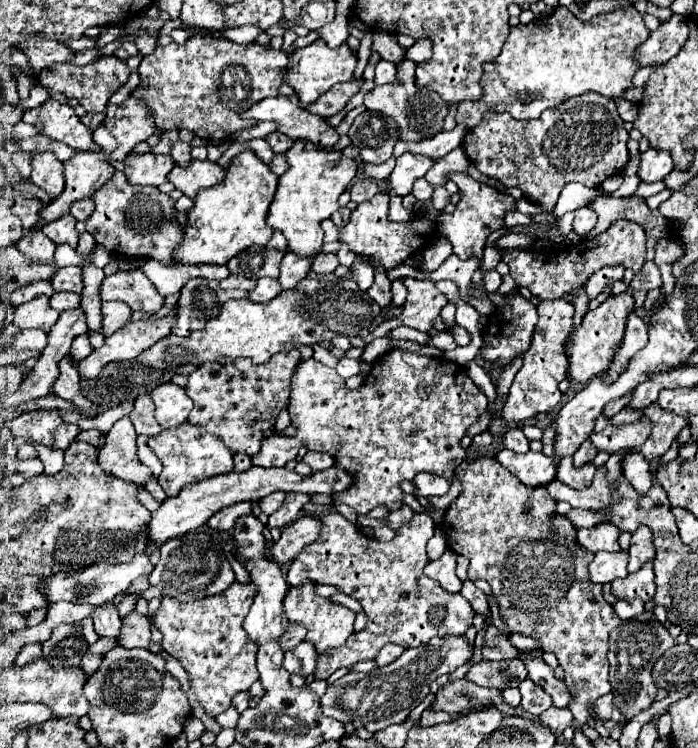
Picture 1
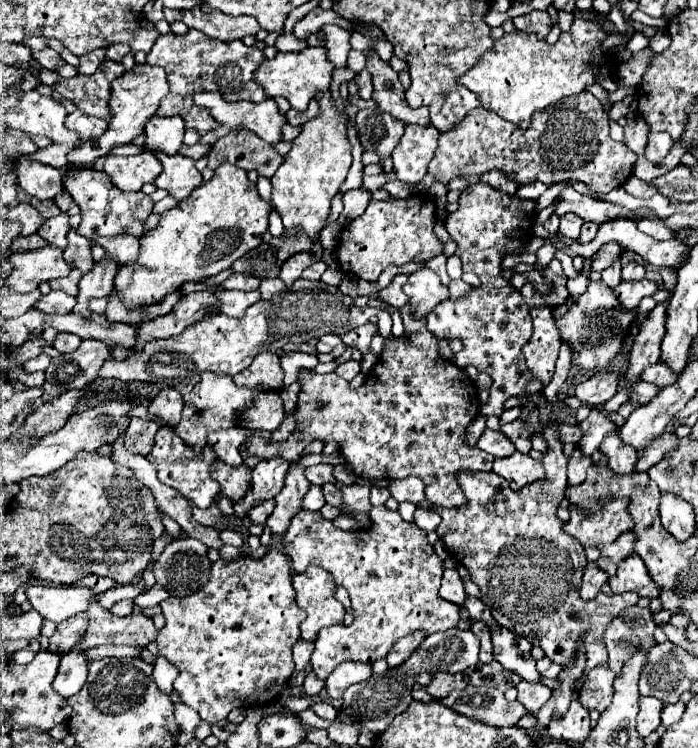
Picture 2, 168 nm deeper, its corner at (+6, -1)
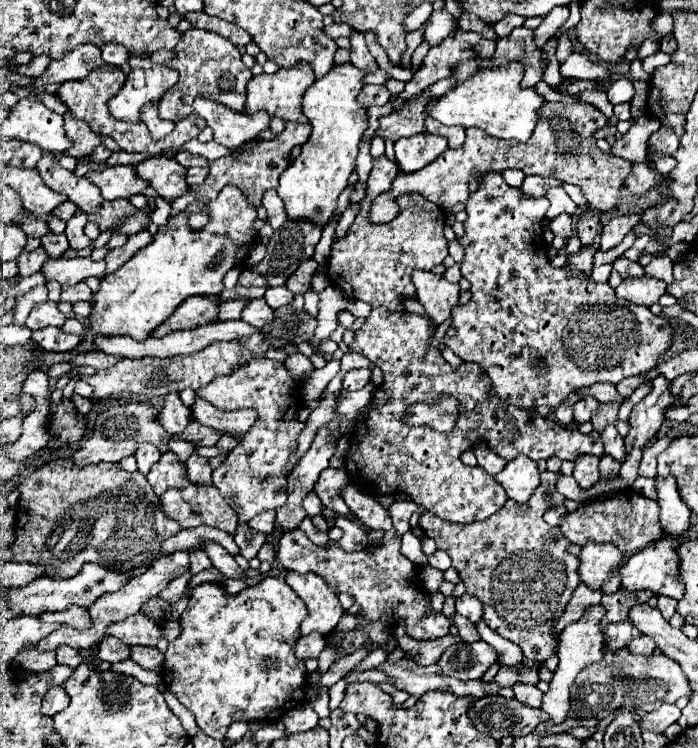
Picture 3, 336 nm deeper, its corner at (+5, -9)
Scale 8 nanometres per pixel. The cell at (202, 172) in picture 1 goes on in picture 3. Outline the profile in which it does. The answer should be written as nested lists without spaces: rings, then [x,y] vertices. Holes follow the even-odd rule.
[[[150,157],[136,167],[136,173],[156,189],[156,193],[168,201],[176,201],[178,197],[188,193],[186,183],[186,167],[182,167],[176,159],[168,157]]]

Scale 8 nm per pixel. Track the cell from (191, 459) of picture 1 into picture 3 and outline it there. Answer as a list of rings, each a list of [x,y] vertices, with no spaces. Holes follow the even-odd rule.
[[[172,451],[162,453],[160,461],[152,465],[146,479],[152,485],[156,495],[162,495],[166,489],[172,489],[172,487],[184,489],[190,483],[188,473],[186,473],[186,463],[180,461],[180,457]]]

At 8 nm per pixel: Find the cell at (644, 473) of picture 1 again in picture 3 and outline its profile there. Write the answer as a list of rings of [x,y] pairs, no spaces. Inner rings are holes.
[[[608,425],[600,437],[602,437],[602,443],[604,443],[604,451],[606,451],[608,455],[612,455],[618,463],[624,463],[628,453],[626,453],[624,439],[618,435],[616,427],[614,427],[614,425]]]

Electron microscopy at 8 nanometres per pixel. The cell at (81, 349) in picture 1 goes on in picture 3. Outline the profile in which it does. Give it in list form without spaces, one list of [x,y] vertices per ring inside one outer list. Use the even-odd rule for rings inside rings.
[[[44,327],[40,331],[32,333],[32,339],[50,353],[66,353],[76,349],[76,345],[82,341],[80,335],[68,335],[58,327]]]

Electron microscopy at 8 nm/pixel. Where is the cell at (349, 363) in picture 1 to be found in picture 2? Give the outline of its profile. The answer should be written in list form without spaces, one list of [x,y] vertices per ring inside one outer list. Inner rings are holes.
[[[351,359],[351,361],[347,361],[347,363],[341,363],[335,373],[337,373],[339,377],[343,377],[345,381],[351,381],[359,371],[361,371],[359,361],[353,361],[353,359]]]

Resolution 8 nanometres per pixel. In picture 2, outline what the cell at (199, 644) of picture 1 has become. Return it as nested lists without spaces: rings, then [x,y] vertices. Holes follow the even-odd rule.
[[[271,549],[259,561],[253,561],[247,555],[229,563],[223,559],[215,561],[211,565],[209,581],[197,593],[183,599],[169,597],[161,603],[161,609],[165,615],[165,627],[157,637],[159,653],[179,669],[175,691],[179,693],[181,701],[195,709],[209,725],[227,719],[233,707],[243,709],[275,701],[295,671],[291,647],[299,639],[303,609],[299,609],[295,603],[289,561],[277,549]]]

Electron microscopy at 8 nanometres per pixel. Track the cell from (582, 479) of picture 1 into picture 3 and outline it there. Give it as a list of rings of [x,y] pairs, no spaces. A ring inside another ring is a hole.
[[[584,455],[584,457],[578,457],[576,459],[576,467],[574,467],[574,479],[578,481],[578,485],[582,489],[588,489],[592,487],[598,479],[600,479],[600,473],[598,473],[598,457],[592,457],[592,455]]]

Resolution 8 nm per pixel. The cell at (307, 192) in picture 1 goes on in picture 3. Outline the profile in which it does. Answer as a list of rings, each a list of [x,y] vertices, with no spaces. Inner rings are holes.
[[[334,65],[322,79],[316,79],[302,97],[302,111],[312,125],[308,141],[302,145],[302,153],[280,175],[278,195],[286,205],[288,219],[308,219],[316,225],[324,225],[336,211],[338,195],[348,185],[348,177],[354,171],[358,157],[358,143],[366,129],[366,107],[356,103],[366,73],[354,65]]]

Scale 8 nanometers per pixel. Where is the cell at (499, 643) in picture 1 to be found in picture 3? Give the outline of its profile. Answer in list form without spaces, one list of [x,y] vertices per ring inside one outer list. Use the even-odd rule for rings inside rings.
[[[454,615],[452,621],[454,621],[454,625],[458,627],[462,639],[466,639],[466,641],[478,641],[478,639],[480,639],[480,635],[478,635],[478,631],[476,631],[476,625],[472,625],[472,621],[468,621],[466,617]]]

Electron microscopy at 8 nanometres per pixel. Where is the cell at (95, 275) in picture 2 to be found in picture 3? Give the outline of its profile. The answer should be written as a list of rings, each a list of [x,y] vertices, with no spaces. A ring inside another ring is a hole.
[[[140,231],[138,235],[130,235],[126,245],[108,251],[108,255],[104,259],[108,273],[114,273],[116,269],[129,261],[140,250],[140,247],[148,245],[150,241],[152,241],[152,235],[148,231]]]

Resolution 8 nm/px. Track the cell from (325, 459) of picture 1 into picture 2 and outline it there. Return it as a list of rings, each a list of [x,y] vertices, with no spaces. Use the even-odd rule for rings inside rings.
[[[313,465],[313,467],[307,467],[305,475],[307,475],[307,479],[313,485],[319,485],[319,487],[323,487],[325,483],[337,483],[337,479],[333,477],[333,467],[331,465]]]

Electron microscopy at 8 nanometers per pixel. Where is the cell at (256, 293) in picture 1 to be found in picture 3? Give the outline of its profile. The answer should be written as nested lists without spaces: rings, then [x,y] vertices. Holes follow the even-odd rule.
[[[282,285],[282,287],[268,287],[266,289],[266,295],[264,295],[264,299],[266,299],[266,303],[272,307],[272,309],[278,309],[278,307],[282,307],[282,305],[288,305],[290,301],[292,301],[292,293]]]

